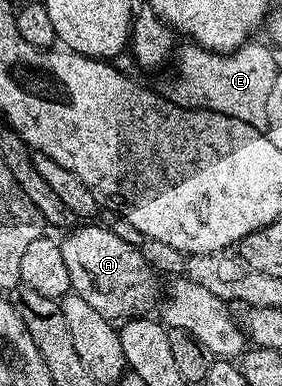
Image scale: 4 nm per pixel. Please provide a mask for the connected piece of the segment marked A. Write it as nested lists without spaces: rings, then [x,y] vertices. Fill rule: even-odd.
[[[82,224],[71,229],[67,238],[61,239],[62,251],[64,252],[64,264],[68,267],[70,276],[70,289],[79,294],[100,316],[111,320],[129,320],[151,313],[150,309],[157,307],[158,281],[160,275],[153,270],[140,256],[128,240],[120,240],[116,232],[112,232],[109,225],[90,226],[94,224]]]

